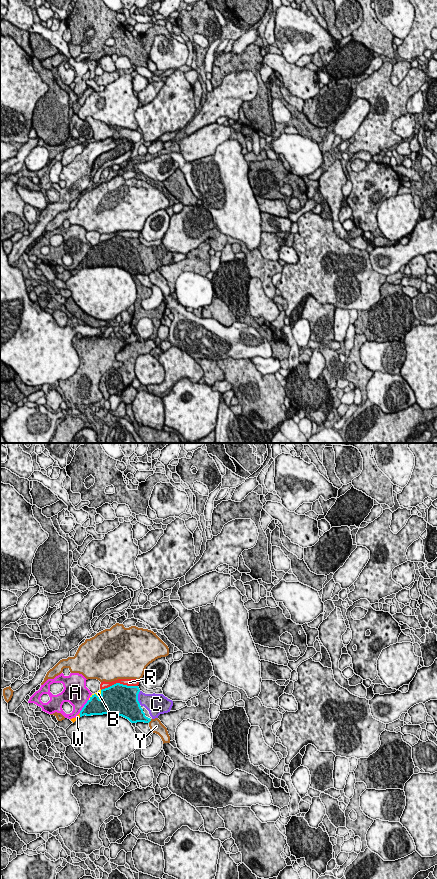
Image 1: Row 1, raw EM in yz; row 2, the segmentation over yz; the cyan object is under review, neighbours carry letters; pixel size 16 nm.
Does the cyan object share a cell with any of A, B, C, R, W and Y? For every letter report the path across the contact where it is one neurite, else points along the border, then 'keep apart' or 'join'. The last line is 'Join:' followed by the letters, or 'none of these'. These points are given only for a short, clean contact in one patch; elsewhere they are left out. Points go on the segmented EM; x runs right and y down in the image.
A: keep apart
B: join
C: join
R: keep apart
W: across yz (92, 707), (79, 714), (77, 717) | join
Y: keep apart
Join: B, C, W

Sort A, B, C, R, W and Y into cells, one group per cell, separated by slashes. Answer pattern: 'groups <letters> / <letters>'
groups A / B C W / R / Y

